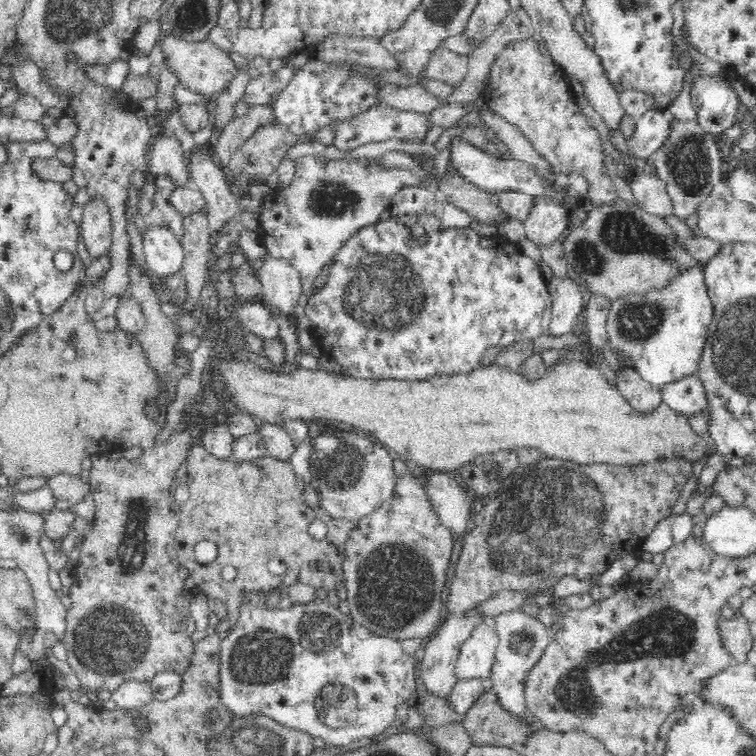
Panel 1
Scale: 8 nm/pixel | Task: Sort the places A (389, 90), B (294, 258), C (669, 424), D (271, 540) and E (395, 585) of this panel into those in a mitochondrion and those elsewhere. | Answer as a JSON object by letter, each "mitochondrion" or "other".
{"A":"other","B":"other","C":"other","D":"mitochondrion","E":"mitochondrion"}

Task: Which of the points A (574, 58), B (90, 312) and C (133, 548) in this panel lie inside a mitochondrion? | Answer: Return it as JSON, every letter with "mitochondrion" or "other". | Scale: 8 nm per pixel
{"A":"other","B":"other","C":"mitochondrion"}

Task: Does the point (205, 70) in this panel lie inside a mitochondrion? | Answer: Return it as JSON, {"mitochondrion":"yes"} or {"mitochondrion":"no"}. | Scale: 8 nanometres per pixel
{"mitochondrion":"no"}

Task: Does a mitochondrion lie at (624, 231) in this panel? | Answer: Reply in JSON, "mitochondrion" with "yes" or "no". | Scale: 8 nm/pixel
{"mitochondrion":"yes"}

